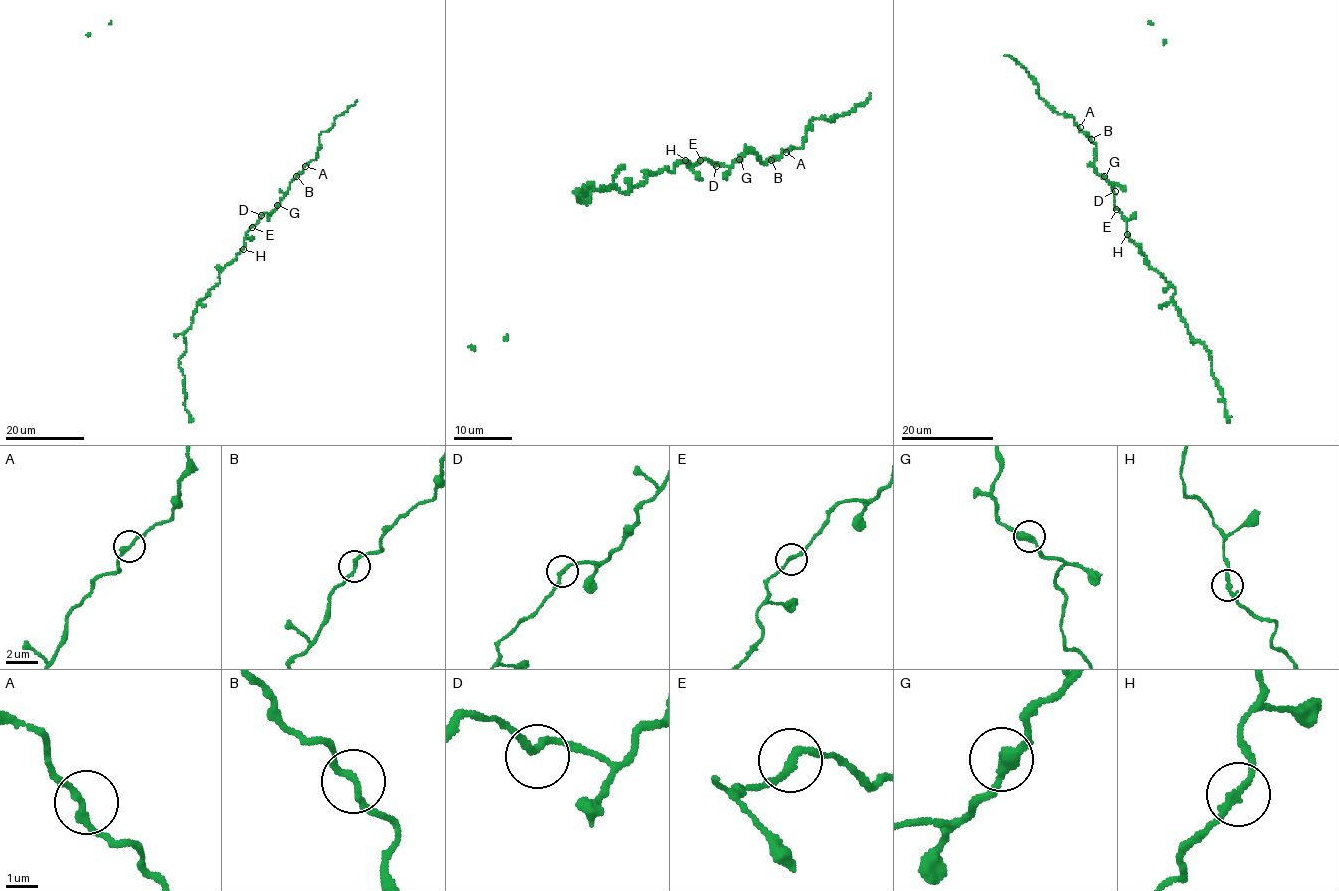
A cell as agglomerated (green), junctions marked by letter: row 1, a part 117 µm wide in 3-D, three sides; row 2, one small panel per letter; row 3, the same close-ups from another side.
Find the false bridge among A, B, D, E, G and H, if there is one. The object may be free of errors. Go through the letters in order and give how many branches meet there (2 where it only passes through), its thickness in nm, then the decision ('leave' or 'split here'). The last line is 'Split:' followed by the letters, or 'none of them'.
A: branches 2; calibre 240 nm; leave
B: branches 2; calibre 200 nm; leave
D: branches 2; calibre 190 nm; leave
E: branches 2; calibre 200 nm; leave
G: branches 2; calibre 360 nm; leave
H: branches 2; calibre 200 nm; split here
Split: H

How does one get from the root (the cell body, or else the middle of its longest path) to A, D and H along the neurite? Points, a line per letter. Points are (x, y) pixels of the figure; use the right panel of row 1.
A: (1104, 177), (1095, 169), (1097, 145), (1080, 127)
D: (1104, 177), (1114, 184), (1115, 191)
H: (1104, 177), (1114, 184), (1114, 206), (1126, 221), (1127, 234)

